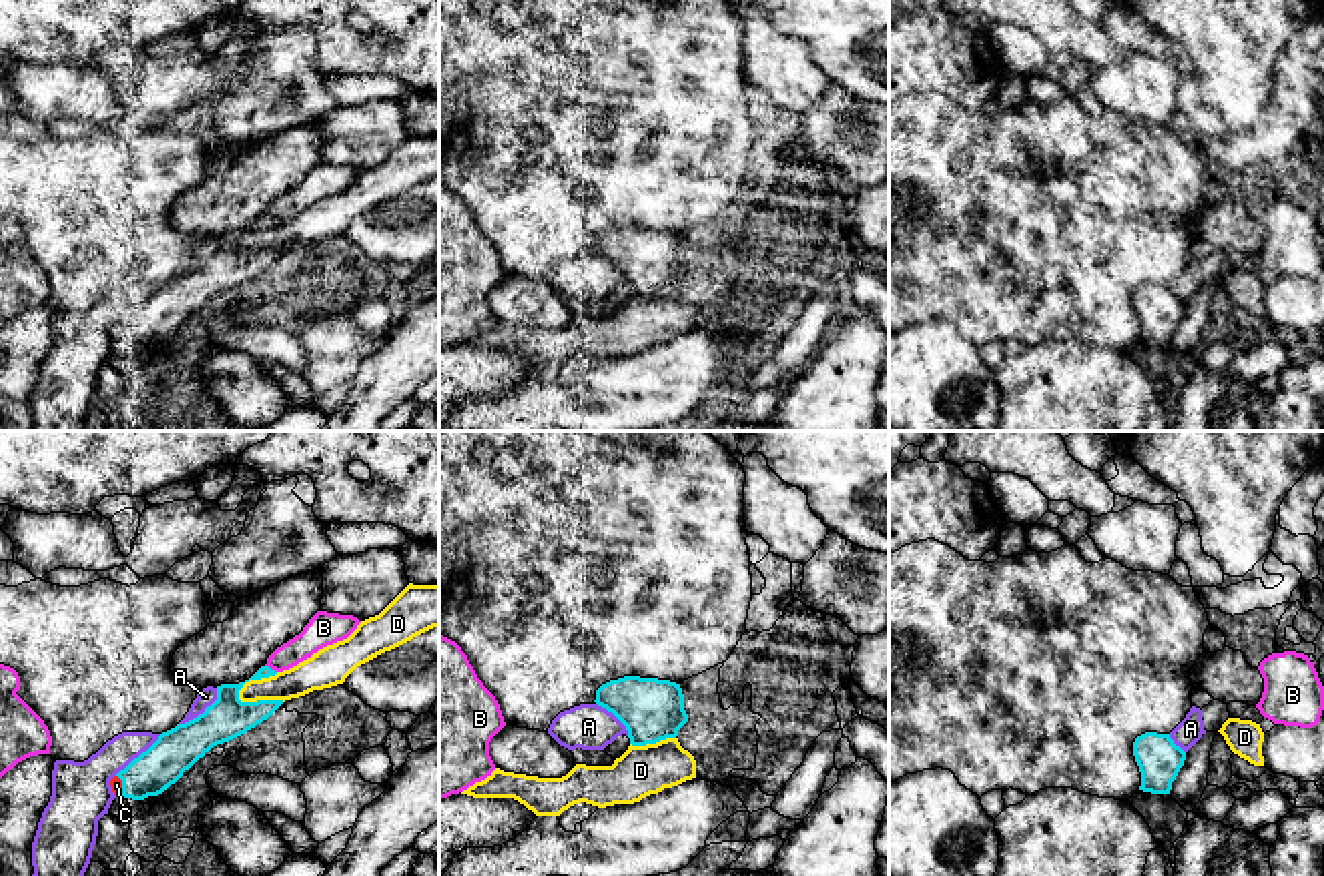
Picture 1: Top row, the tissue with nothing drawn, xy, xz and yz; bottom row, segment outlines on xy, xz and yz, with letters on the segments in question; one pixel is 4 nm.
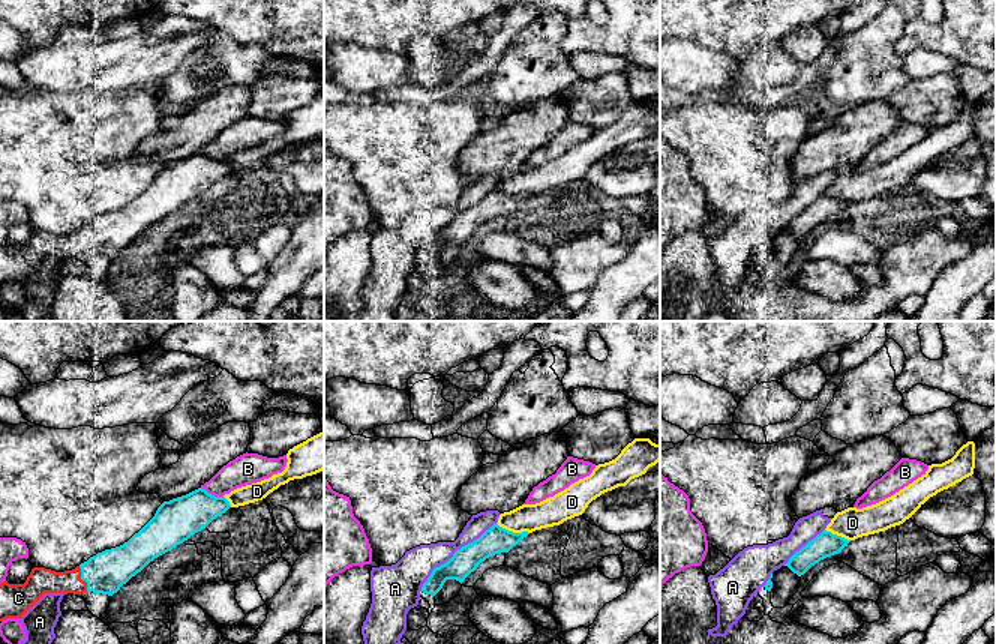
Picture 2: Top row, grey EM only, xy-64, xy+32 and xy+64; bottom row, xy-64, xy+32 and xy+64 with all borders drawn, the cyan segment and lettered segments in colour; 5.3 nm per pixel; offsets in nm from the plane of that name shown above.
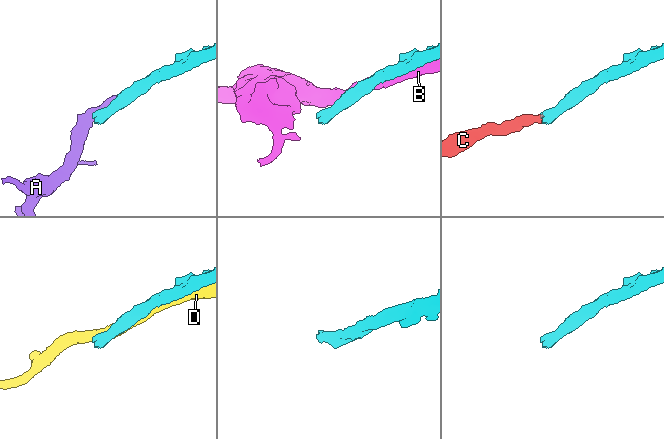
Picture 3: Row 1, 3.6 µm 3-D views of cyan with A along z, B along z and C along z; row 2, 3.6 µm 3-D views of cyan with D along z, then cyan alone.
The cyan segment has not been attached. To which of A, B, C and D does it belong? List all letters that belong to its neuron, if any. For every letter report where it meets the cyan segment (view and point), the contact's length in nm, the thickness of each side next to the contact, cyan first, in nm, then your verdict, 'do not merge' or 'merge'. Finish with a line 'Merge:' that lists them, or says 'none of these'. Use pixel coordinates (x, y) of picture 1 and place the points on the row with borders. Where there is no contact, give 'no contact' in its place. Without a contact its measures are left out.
A: xy (203, 712) | 220 nm | 170/70 nm | do not merge
B: xy (269, 668) | 60 nm | 160/120 nm | do not merge
C: xy (123, 784) | 90 nm | 170/50 nm | merge
D: xy (257, 700) | 200 nm | 170/130 nm | do not merge
Merge: C

